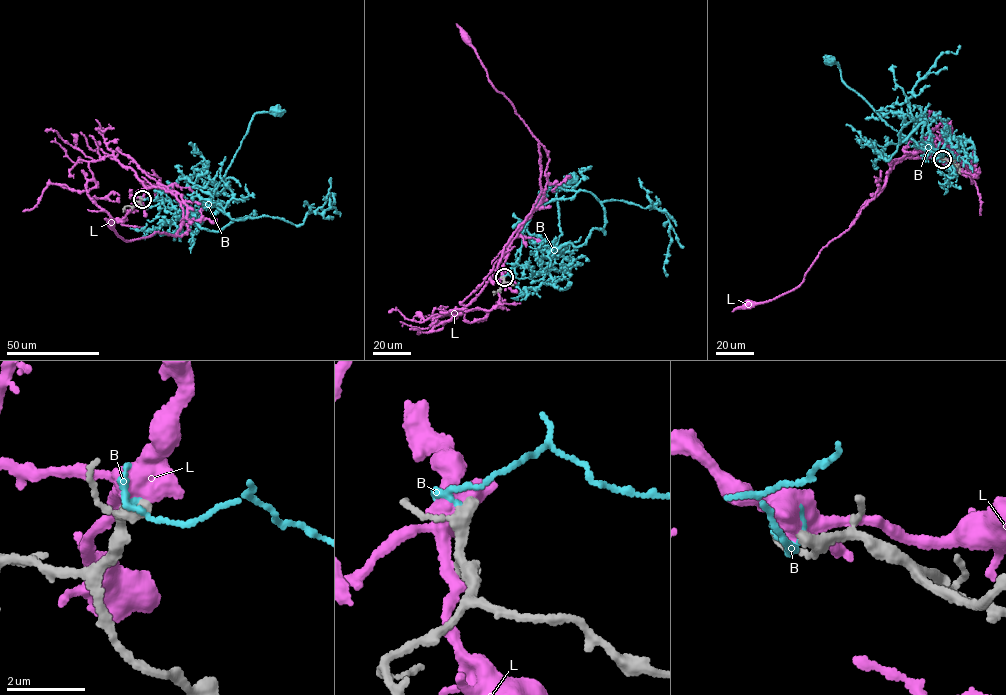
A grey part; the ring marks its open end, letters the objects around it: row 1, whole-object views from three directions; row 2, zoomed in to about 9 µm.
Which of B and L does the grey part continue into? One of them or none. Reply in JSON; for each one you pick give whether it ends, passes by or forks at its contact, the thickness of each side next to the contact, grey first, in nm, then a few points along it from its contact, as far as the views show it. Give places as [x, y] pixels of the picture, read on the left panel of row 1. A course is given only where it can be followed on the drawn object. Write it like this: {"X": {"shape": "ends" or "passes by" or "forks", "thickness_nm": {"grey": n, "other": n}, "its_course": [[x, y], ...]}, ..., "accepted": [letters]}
{"accepted": []}

